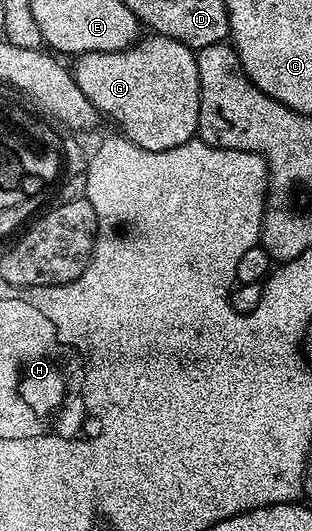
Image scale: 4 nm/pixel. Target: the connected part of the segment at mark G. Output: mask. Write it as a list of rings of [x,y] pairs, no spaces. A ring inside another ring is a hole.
[[[148,33],[132,46],[113,52],[89,52],[74,59],[73,73],[77,88],[85,92],[100,115],[112,118],[120,126],[122,137],[149,152],[177,148],[192,141],[199,129],[199,77],[197,76],[196,51],[164,34]]]

